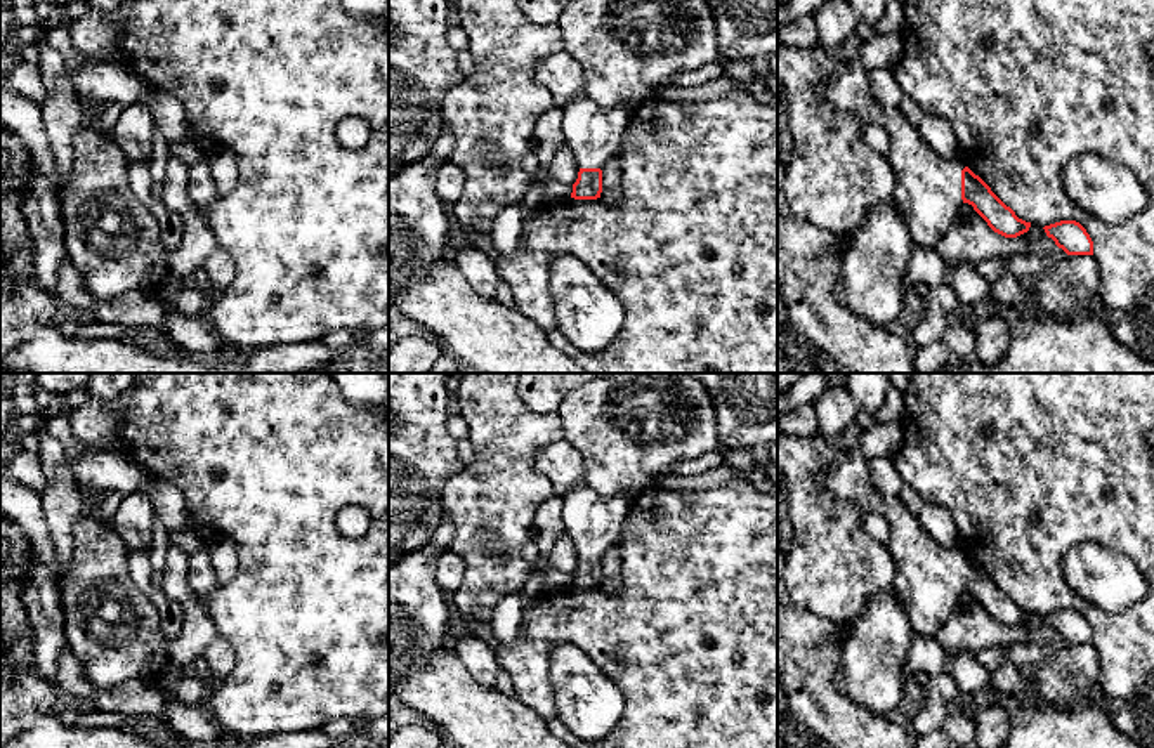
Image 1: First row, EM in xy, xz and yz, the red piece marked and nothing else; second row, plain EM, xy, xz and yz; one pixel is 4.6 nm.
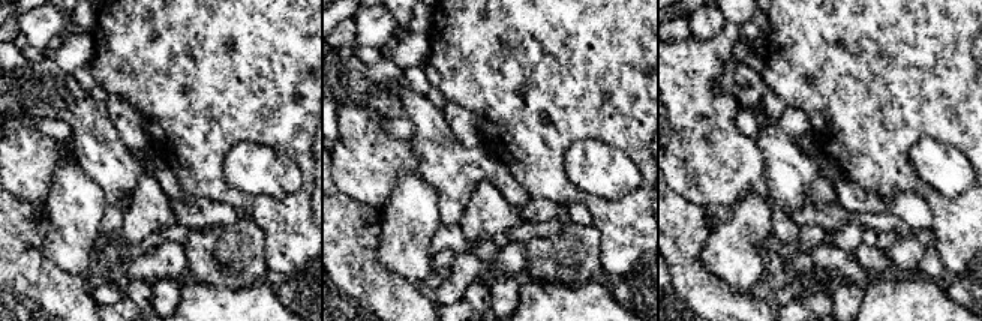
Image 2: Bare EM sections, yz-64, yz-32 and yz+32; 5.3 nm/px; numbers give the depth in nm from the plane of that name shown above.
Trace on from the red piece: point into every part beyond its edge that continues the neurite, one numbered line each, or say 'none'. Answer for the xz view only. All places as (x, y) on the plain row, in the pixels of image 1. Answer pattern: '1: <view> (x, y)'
1: xz (594, 523)

